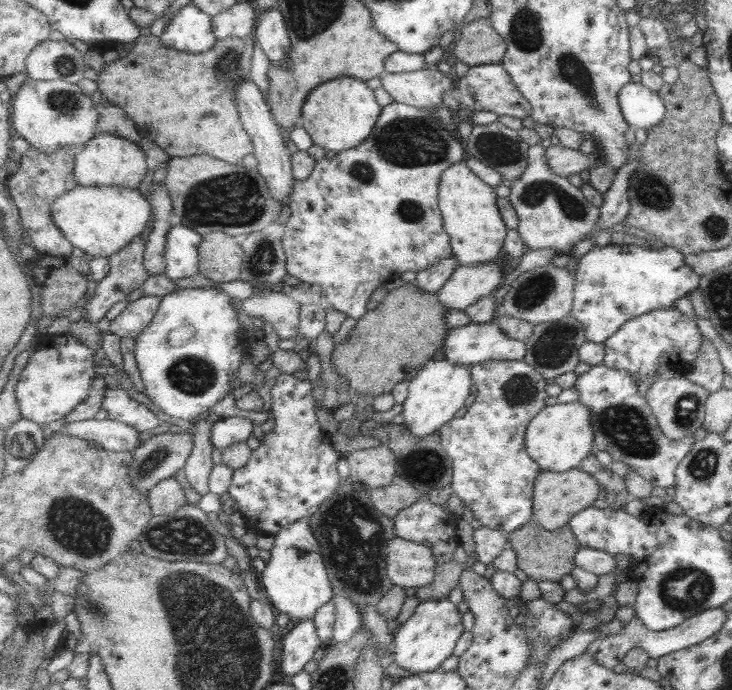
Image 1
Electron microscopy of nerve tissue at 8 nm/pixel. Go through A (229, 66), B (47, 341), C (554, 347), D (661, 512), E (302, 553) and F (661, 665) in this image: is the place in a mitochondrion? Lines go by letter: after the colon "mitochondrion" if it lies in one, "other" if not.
A: mitochondrion
B: other
C: mitochondrion
D: other
E: mitochondrion
F: other

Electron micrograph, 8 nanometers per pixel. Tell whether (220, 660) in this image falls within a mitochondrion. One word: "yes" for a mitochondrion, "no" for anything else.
yes

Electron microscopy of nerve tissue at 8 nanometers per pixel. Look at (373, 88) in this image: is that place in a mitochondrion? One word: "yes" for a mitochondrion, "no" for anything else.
no

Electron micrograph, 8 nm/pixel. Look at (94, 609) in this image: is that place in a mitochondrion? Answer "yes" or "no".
yes

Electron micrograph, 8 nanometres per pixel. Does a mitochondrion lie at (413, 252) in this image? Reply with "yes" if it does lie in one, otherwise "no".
no

